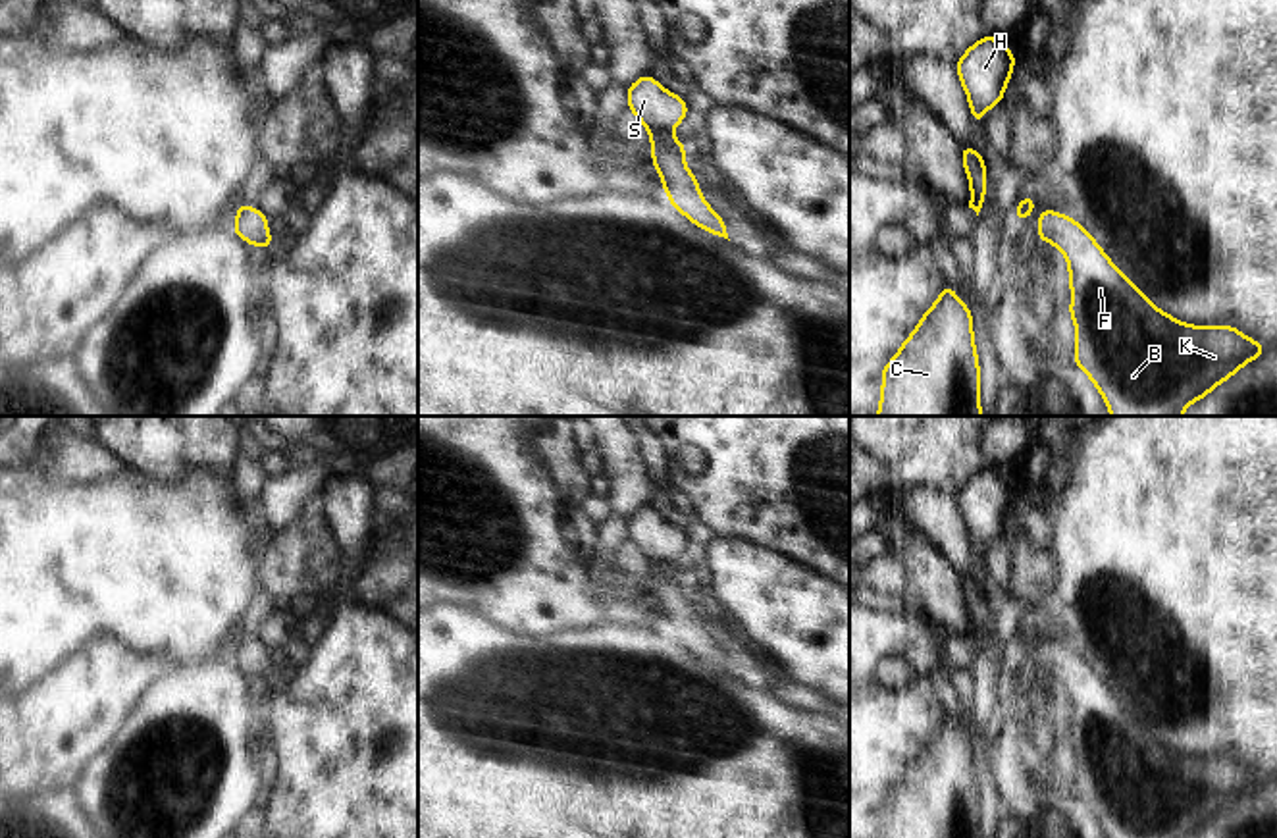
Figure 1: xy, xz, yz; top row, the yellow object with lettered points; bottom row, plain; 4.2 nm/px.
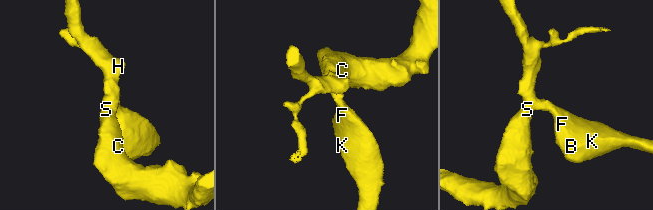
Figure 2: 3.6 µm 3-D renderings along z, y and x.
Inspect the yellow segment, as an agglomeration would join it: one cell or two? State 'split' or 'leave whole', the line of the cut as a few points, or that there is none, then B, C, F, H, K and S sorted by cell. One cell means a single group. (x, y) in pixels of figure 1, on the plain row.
leave whole; cut none; groups B C F H K S

